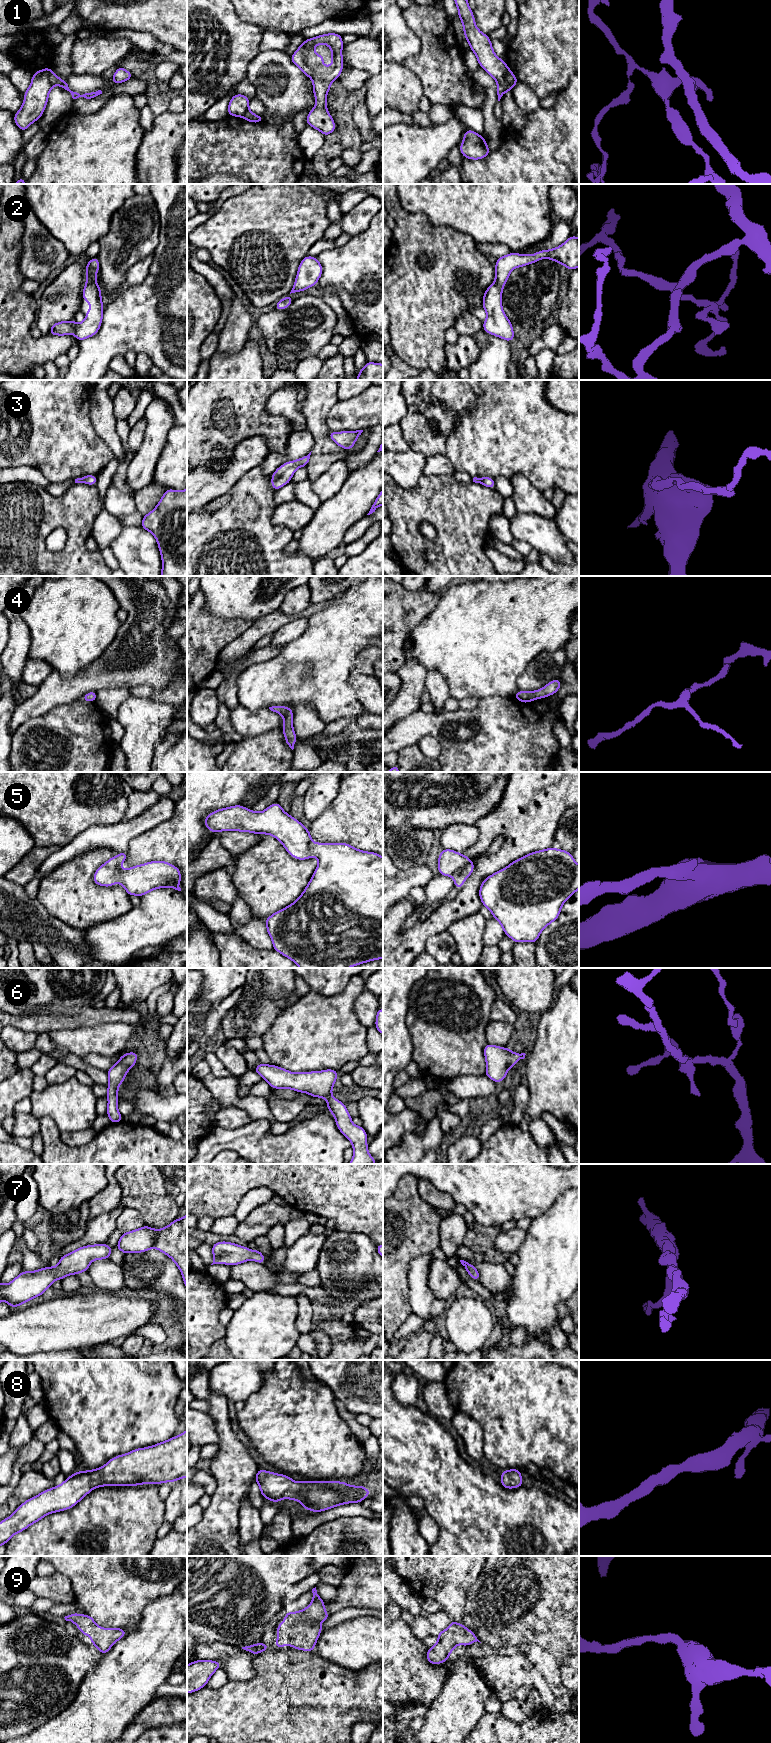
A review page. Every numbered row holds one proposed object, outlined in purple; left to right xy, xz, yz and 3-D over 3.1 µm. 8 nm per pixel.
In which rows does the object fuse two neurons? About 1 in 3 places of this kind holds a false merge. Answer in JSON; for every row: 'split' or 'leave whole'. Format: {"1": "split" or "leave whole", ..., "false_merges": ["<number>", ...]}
{"1": "split", "2": "leave whole", "3": "leave whole", "4": "leave whole", "5": "leave whole", "6": "leave whole", "7": "leave whole", "8": "leave whole", "9": "leave whole", "false_merges": ["1"]}

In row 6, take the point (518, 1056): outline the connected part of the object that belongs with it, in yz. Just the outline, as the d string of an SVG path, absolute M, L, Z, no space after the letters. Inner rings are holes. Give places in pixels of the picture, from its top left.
M489 1043L484 1047L486 1061L485 1075L499 1083L506 1078L507 1072L516 1062L525 1058L525 1053L513 1053L510 1048L503 1048Z

